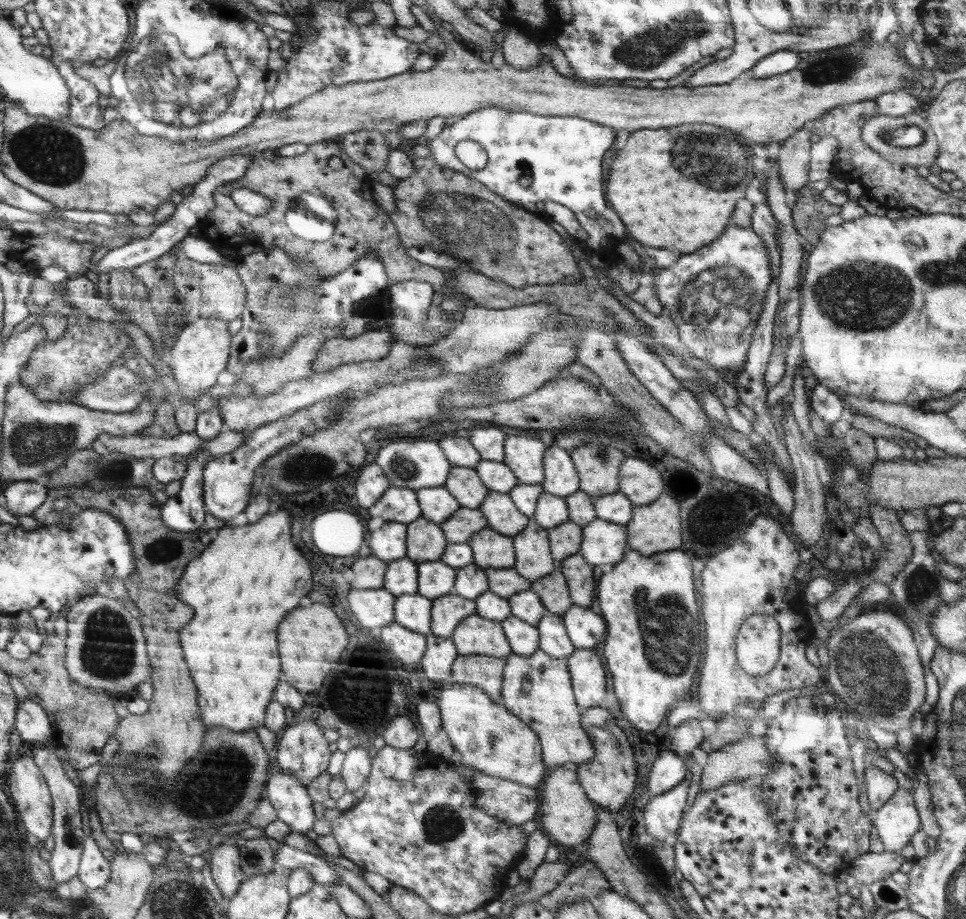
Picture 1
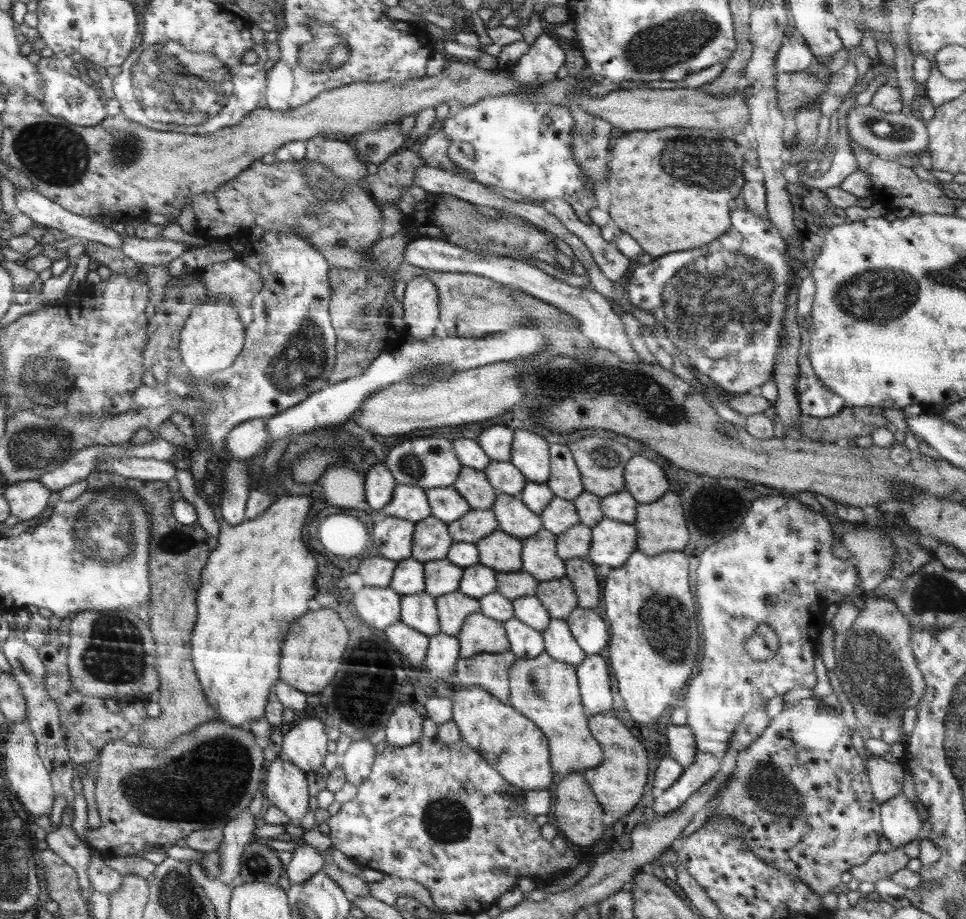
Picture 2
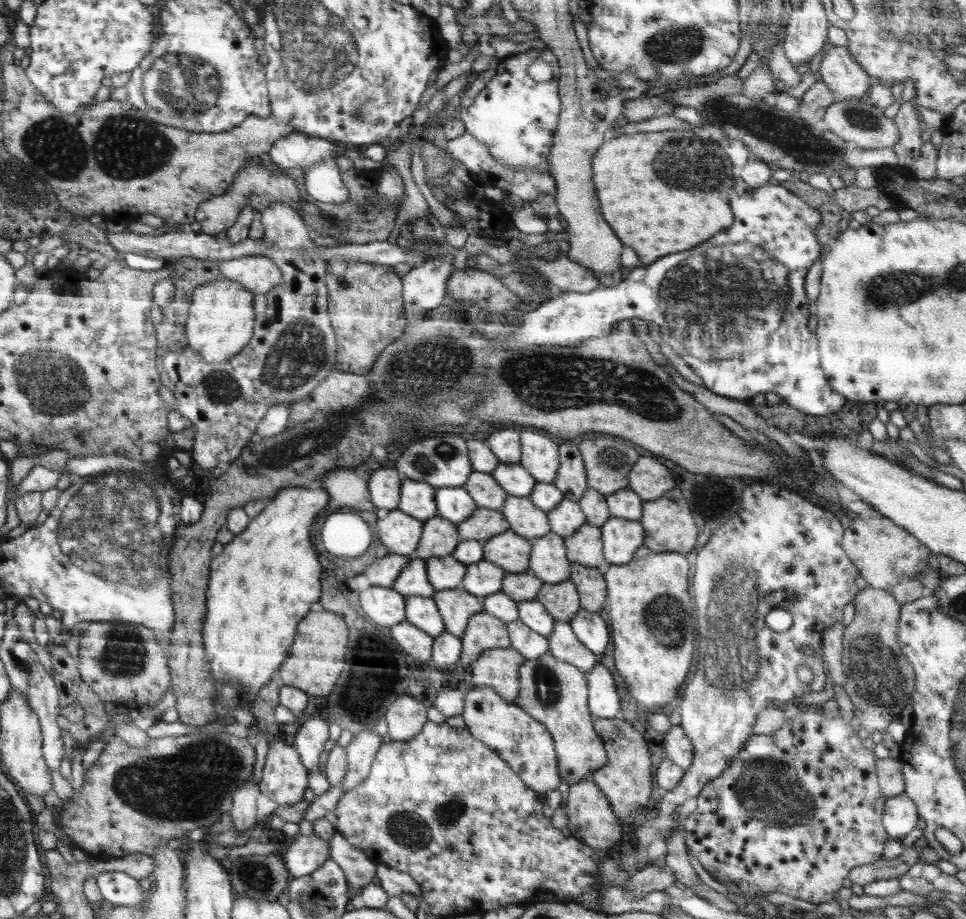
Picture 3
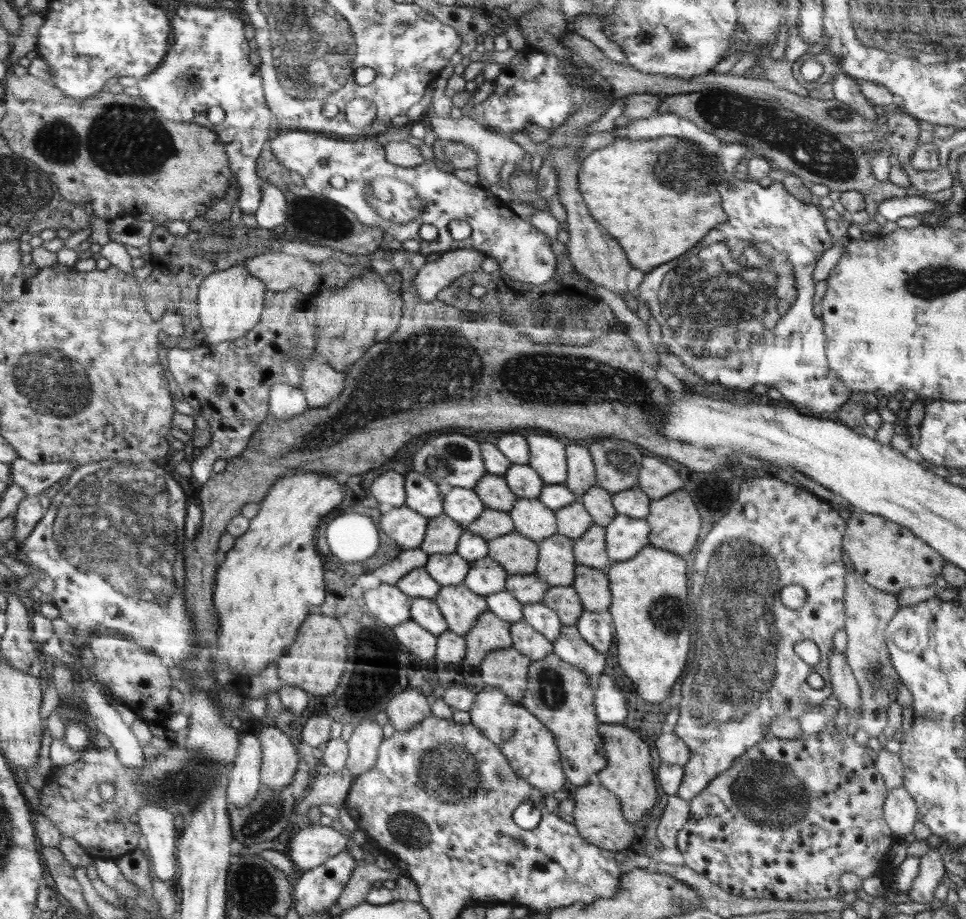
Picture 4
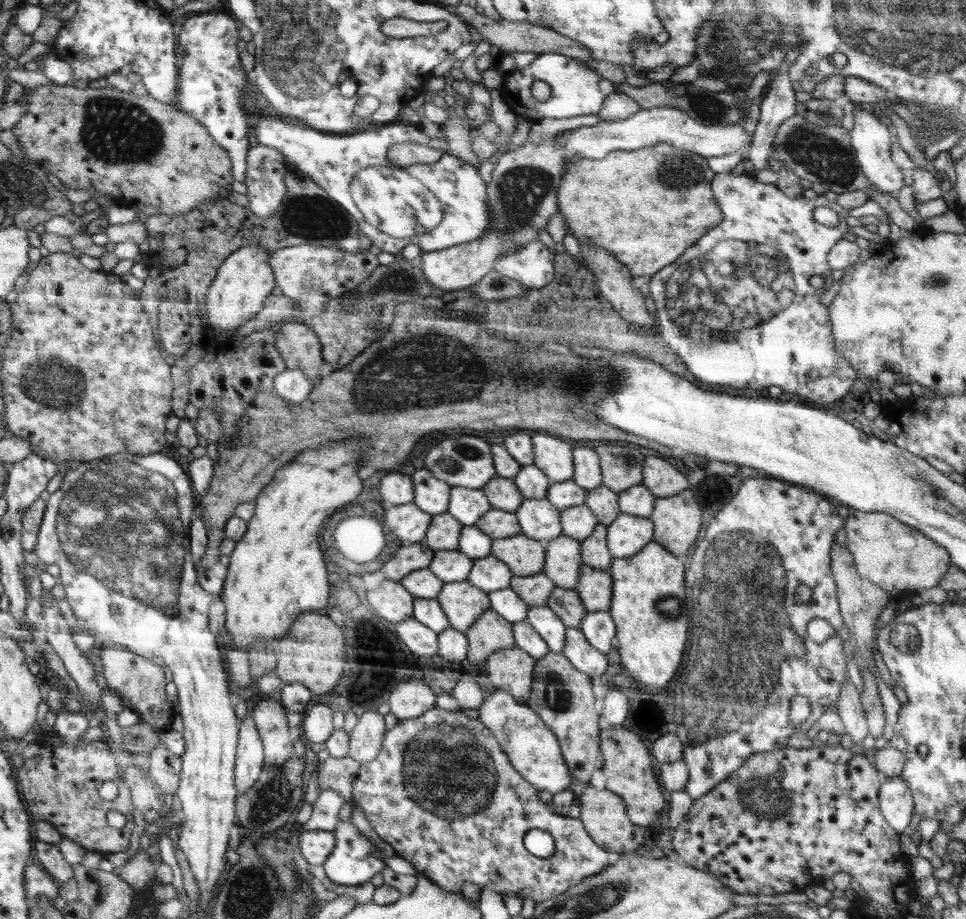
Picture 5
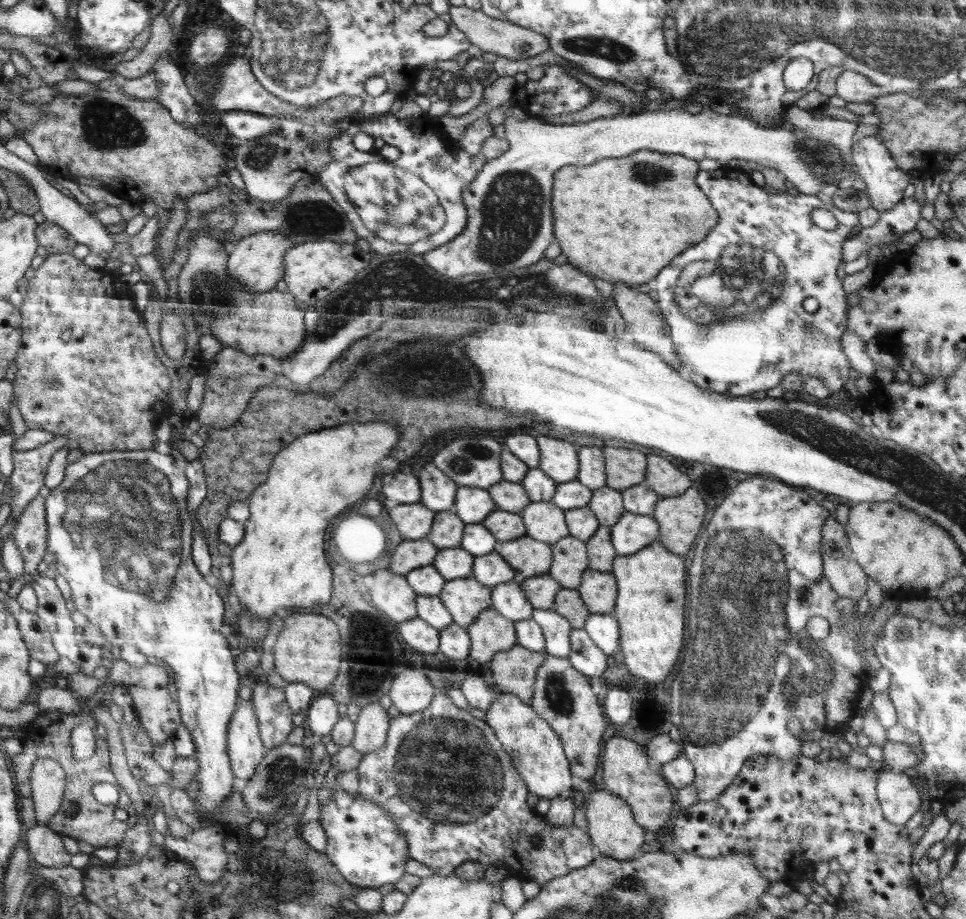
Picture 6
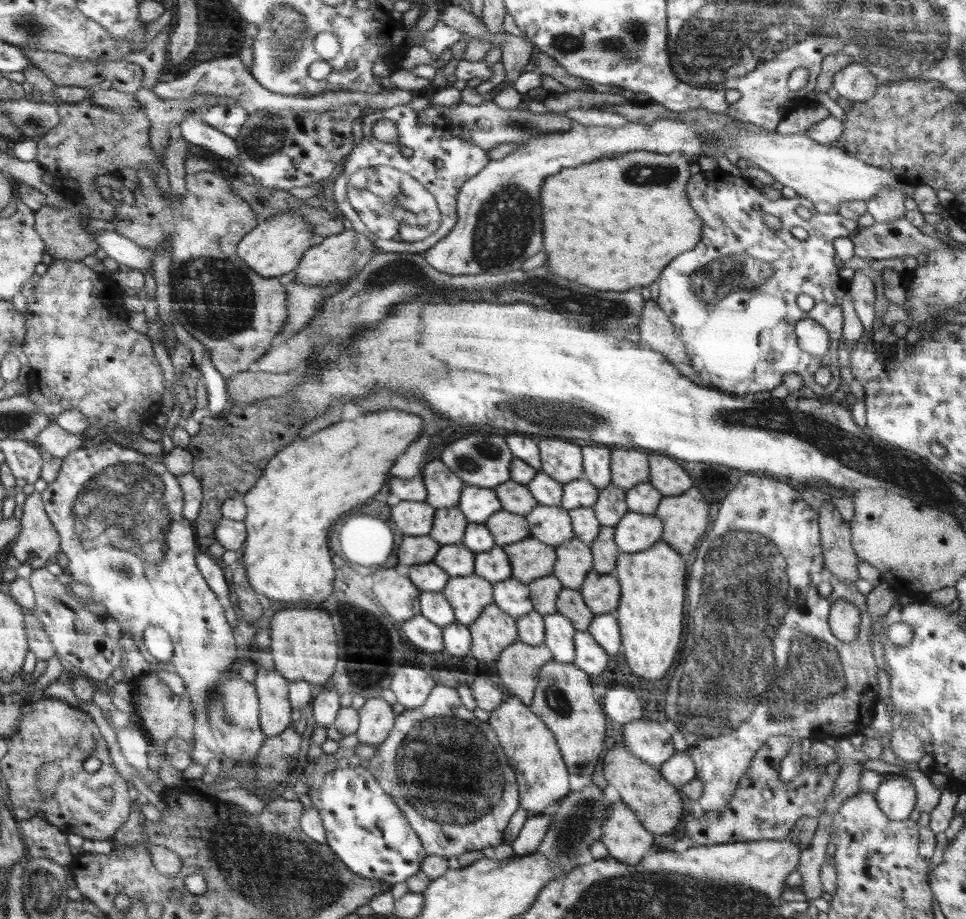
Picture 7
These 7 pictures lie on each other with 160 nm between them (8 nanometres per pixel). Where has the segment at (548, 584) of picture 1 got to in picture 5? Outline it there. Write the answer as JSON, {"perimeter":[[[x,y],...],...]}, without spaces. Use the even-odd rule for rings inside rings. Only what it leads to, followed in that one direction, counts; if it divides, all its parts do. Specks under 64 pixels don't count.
{"perimeter":[[[555,587],[546,604],[567,627],[579,628],[586,617],[581,598],[575,589]]]}

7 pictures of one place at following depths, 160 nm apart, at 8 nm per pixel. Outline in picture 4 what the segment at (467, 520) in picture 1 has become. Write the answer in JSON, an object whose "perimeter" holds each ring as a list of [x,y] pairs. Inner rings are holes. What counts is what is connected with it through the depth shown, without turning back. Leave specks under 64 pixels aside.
{"perimeter":[[[485,508],[478,518],[465,527],[470,532],[485,538],[487,541],[503,534],[512,533],[515,526],[507,511]]]}

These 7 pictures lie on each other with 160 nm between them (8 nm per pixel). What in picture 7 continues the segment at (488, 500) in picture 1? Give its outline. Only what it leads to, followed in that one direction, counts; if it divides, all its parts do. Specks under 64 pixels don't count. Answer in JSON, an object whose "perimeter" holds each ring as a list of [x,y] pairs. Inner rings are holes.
{"perimeter":[[[537,504],[525,519],[531,536],[550,546],[558,546],[575,537],[569,511],[561,506]]]}

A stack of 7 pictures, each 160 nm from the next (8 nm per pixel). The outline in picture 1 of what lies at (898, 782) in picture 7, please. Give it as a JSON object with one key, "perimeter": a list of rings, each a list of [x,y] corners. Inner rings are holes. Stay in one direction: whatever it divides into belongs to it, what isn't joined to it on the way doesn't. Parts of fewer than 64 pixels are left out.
{"perimeter":[[[900,787],[881,808],[873,812],[873,826],[888,852],[901,852],[921,830],[912,793]]]}

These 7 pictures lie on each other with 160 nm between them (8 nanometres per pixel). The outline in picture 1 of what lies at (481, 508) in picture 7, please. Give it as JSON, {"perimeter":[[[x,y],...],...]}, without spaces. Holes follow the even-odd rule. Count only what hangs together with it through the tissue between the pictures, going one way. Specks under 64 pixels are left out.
{"perimeter":[[[444,486],[417,490],[417,499],[421,516],[437,524],[448,520],[461,507]]]}

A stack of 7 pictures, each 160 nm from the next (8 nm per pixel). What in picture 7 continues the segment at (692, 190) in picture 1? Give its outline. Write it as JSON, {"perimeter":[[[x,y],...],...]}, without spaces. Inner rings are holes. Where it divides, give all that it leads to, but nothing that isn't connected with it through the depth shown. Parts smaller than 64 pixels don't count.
{"perimeter":[[[636,150],[629,153],[624,153],[620,157],[602,158],[602,160],[592,161],[588,164],[583,164],[574,168],[563,168],[552,176],[546,177],[544,186],[542,186],[542,234],[544,234],[544,252],[548,256],[546,260],[546,268],[552,274],[558,274],[562,278],[568,280],[576,280],[584,286],[596,288],[596,290],[614,290],[627,291],[630,289],[640,289],[642,287],[649,287],[660,276],[660,272],[664,270],[664,266],[676,258],[679,254],[692,250],[700,240],[702,221],[697,216],[696,211],[690,206],[689,198],[686,196],[685,188],[689,181],[690,172],[688,159],[680,152],[673,152],[670,154],[658,154],[646,150]]]}

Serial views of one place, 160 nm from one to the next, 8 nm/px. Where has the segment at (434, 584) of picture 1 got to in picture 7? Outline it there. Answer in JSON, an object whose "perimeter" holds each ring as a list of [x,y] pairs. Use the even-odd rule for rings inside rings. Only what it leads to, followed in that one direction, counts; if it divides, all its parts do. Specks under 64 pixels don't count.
{"perimeter":[[[461,543],[441,545],[432,562],[445,570],[450,577],[468,576],[475,569],[475,552]]]}

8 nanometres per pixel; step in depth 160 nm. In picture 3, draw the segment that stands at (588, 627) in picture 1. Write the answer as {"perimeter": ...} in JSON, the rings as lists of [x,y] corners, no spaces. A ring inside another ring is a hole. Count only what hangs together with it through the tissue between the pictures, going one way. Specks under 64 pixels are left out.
{"perimeter":[[[581,609],[569,623],[578,640],[593,653],[604,653],[610,645],[610,630],[599,612]]]}

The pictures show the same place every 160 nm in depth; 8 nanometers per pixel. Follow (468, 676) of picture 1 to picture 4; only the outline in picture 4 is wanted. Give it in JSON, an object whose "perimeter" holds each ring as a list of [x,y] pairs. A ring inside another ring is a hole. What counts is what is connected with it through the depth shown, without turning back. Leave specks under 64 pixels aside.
{"perimeter":[[[510,646],[489,652],[478,666],[478,672],[488,687],[500,689],[511,701],[519,703],[526,694],[531,661]]]}

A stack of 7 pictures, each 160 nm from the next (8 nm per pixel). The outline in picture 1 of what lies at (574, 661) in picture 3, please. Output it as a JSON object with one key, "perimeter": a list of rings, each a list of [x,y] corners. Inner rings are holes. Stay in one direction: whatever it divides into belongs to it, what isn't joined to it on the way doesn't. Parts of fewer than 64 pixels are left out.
{"perimeter":[[[544,612],[536,628],[539,632],[539,649],[554,658],[565,660],[575,651],[565,629],[562,616]]]}

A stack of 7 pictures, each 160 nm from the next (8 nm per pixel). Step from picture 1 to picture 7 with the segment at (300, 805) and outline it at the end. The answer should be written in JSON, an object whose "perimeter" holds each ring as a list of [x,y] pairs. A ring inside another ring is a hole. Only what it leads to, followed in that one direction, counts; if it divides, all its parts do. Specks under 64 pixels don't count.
{"perimeter":[[[257,670],[254,686],[260,699],[261,730],[268,737],[278,736],[290,726],[288,682],[276,670]]]}

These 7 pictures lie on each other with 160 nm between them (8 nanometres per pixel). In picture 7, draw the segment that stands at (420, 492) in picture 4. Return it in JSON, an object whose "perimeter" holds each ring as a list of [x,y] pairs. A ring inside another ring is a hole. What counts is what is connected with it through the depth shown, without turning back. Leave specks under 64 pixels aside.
{"perimeter":[[[441,460],[431,461],[421,471],[427,490],[426,502],[430,506],[456,507],[466,484],[448,469]]]}

